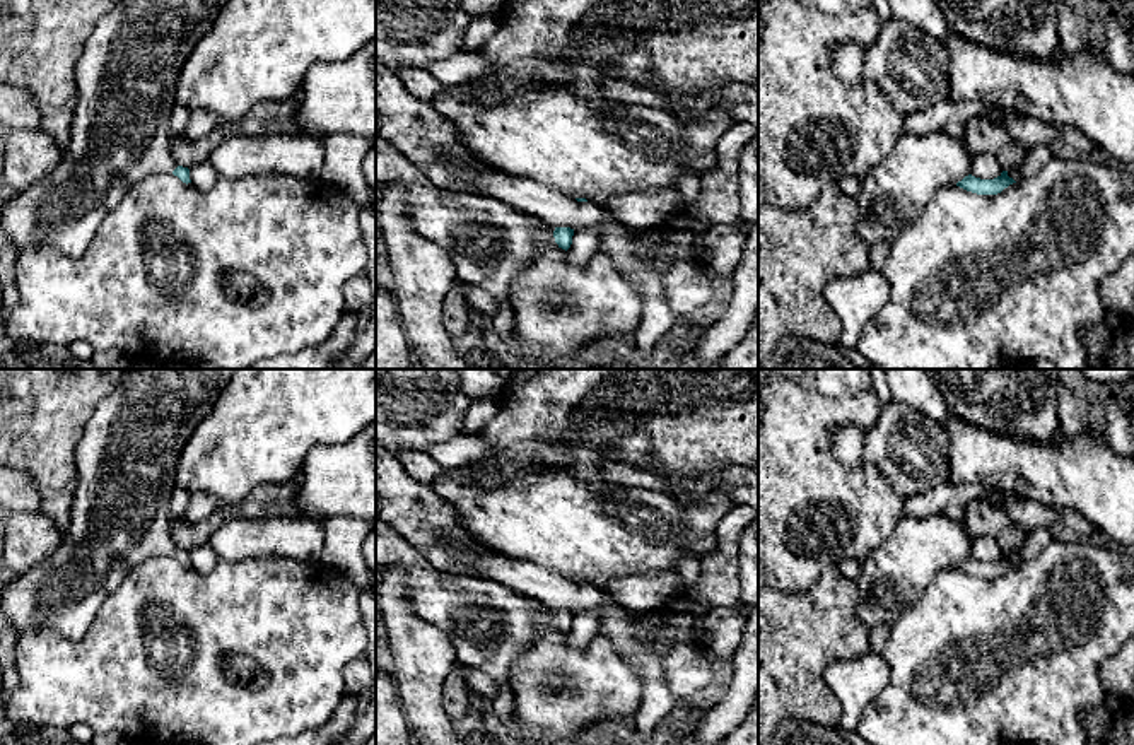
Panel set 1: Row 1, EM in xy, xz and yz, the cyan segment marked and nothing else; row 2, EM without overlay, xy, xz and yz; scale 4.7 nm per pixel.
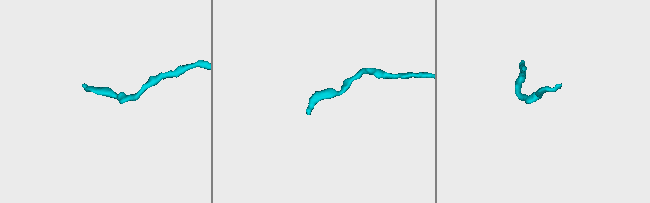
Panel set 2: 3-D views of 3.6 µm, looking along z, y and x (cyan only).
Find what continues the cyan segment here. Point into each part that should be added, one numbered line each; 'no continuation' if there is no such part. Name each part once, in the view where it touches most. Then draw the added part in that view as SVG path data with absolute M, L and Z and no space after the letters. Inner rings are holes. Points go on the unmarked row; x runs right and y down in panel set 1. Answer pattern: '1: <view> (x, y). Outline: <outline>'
1: xy (127, 457). Outline: M123 369L75 448L77 487L60 547L41 564L5 572L0 613L20 636L50 629L67 639L85 636L102 601L138 564L172 555L171 494L184 444L212 414L236 369Z

